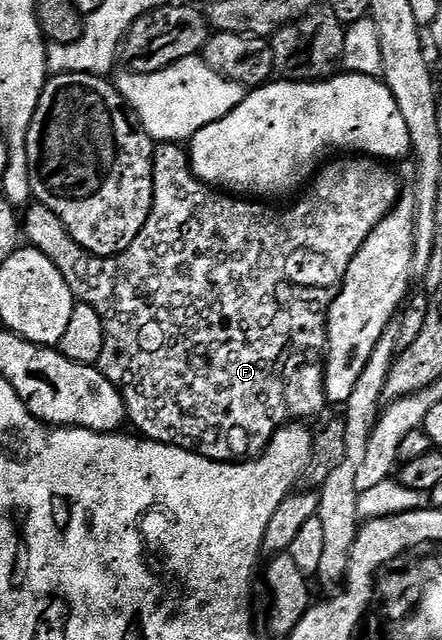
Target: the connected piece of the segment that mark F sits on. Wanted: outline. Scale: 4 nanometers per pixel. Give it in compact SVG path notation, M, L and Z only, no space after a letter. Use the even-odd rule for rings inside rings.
M164 142L155 149L152 157L152 209L138 238L134 238L130 247L120 255L93 256L91 252L78 246L78 242L70 238L66 226L62 226L58 214L54 214L54 210L50 210L50 206L45 204L33 202L27 205L22 216L22 232L23 235L24 232L28 235L27 243L31 247L46 254L46 258L50 258L54 266L58 266L62 278L66 278L70 286L73 297L79 303L88 304L98 310L104 323L104 345L98 367L100 373L122 394L128 411L127 419L137 428L133 429L145 440L156 440L159 444L184 448L188 452L205 456L207 460L243 462L259 456L272 440L277 428L283 428L293 418L316 416L326 408L324 365L328 347L328 311L336 293L344 284L346 270L350 270L354 254L358 254L374 226L378 226L378 222L382 222L382 218L386 218L390 210L396 207L402 189L395 174L388 169L391 167L387 163L375 158L336 158L325 163L317 171L307 191L296 198L301 200L294 201L289 208L271 208L268 205L271 203L257 202L252 198L237 198L203 184L192 172L189 153L180 148L183 147L179 143Z

